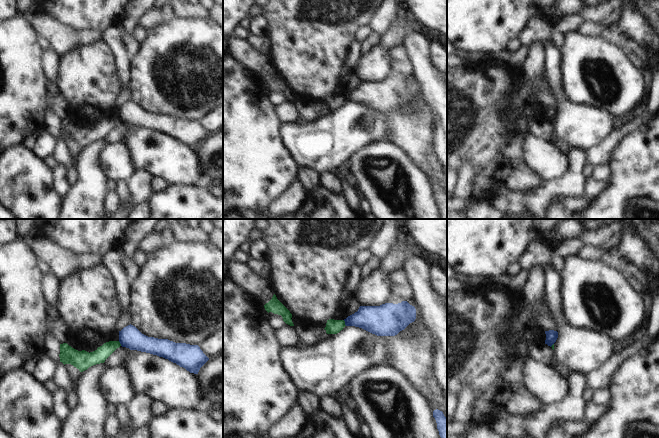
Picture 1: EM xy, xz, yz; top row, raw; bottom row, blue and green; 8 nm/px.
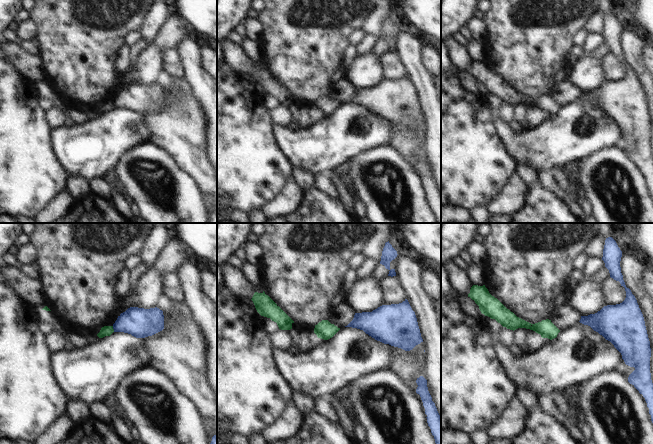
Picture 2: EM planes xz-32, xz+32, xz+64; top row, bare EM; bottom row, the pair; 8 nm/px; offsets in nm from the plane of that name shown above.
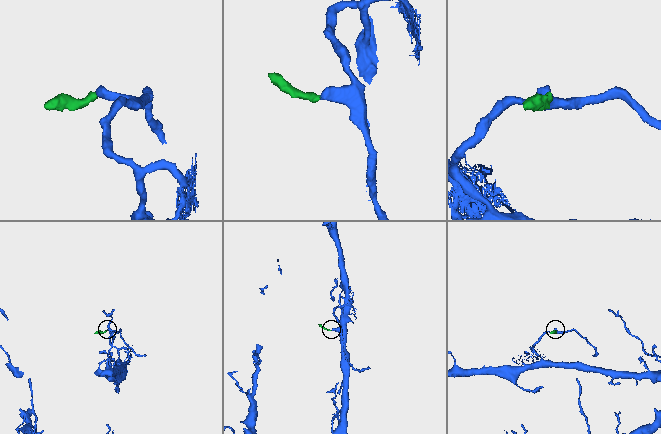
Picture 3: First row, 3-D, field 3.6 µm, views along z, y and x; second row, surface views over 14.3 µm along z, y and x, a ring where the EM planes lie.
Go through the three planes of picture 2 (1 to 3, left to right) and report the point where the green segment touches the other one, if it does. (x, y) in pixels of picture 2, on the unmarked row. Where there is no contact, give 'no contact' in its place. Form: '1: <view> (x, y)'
1: xz-32 (113, 104)
2: no contact
3: no contact

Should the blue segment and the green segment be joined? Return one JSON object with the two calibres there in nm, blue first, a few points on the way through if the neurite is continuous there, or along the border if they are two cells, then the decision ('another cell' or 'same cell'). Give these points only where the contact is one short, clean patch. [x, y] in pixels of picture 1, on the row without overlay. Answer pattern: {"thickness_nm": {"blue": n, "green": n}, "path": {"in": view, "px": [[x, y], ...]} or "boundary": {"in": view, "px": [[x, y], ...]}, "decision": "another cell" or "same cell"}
{"thickness_nm": {"blue": 220, "green": 110}, "boundary": {"in": "xz", "px": [[343, 96], [346, 101]]}, "decision": "another cell"}

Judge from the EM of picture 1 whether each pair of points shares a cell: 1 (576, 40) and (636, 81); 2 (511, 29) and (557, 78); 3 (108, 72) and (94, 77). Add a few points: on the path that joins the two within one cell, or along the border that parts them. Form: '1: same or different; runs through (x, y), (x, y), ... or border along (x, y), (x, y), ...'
1: same; runs through (591, 55), (604, 56), (621, 71)
2: different; border along (533, 17), (527, 22), (518, 37)
3: same; runs through (105, 72), (97, 74)

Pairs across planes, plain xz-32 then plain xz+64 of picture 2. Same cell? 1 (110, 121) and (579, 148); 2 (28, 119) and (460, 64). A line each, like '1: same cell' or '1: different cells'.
1: same cell
2: different cells

